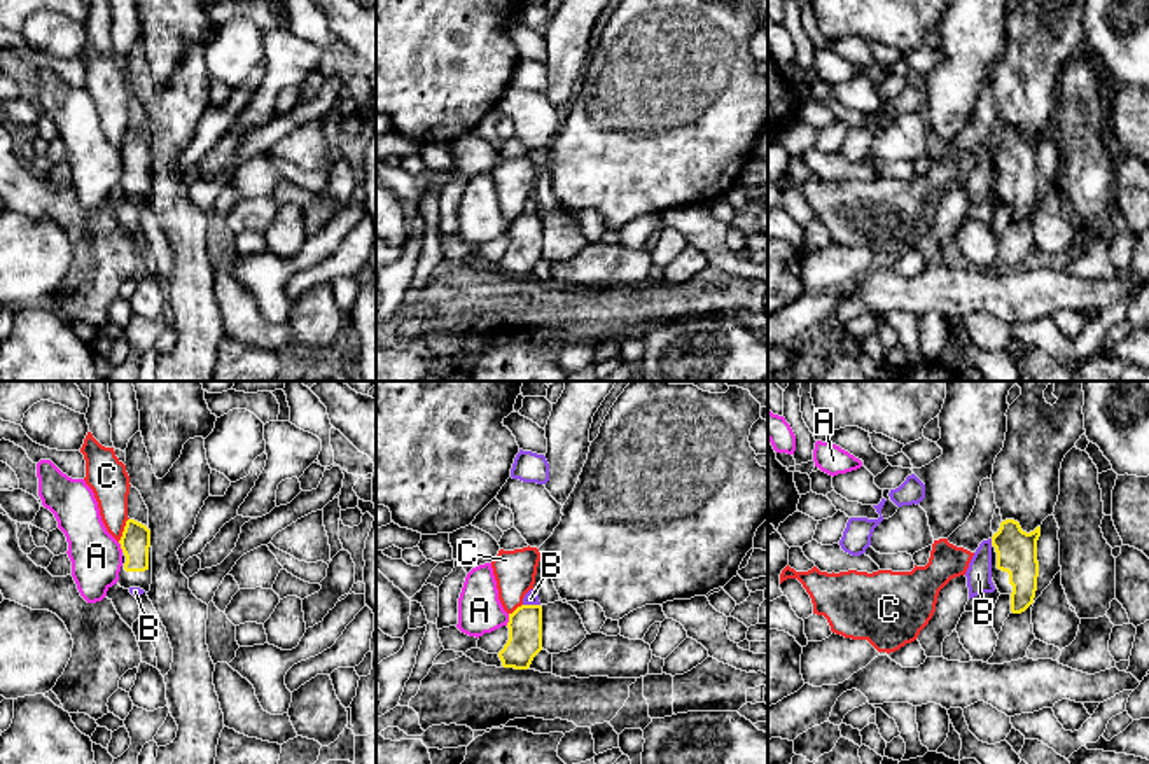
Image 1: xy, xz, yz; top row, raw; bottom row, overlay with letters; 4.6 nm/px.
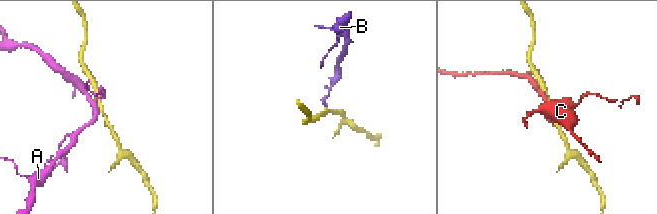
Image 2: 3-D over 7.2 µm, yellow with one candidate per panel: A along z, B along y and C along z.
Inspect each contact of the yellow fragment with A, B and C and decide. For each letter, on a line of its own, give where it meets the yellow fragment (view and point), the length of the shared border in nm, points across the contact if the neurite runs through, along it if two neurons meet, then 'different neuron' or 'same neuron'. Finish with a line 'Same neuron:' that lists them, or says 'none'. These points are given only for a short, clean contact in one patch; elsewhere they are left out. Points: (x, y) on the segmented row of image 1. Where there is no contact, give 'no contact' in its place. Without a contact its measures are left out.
A: contact xz (509, 619); length 60 nm; border xz (509, 614), (506, 625); different neuron
B: contact xz (532, 605); length 80 nm; border xz (523, 604), (539, 605); different neuron
C: contact xy (125, 530); length 120 nm; different neuron
Same neuron: none

